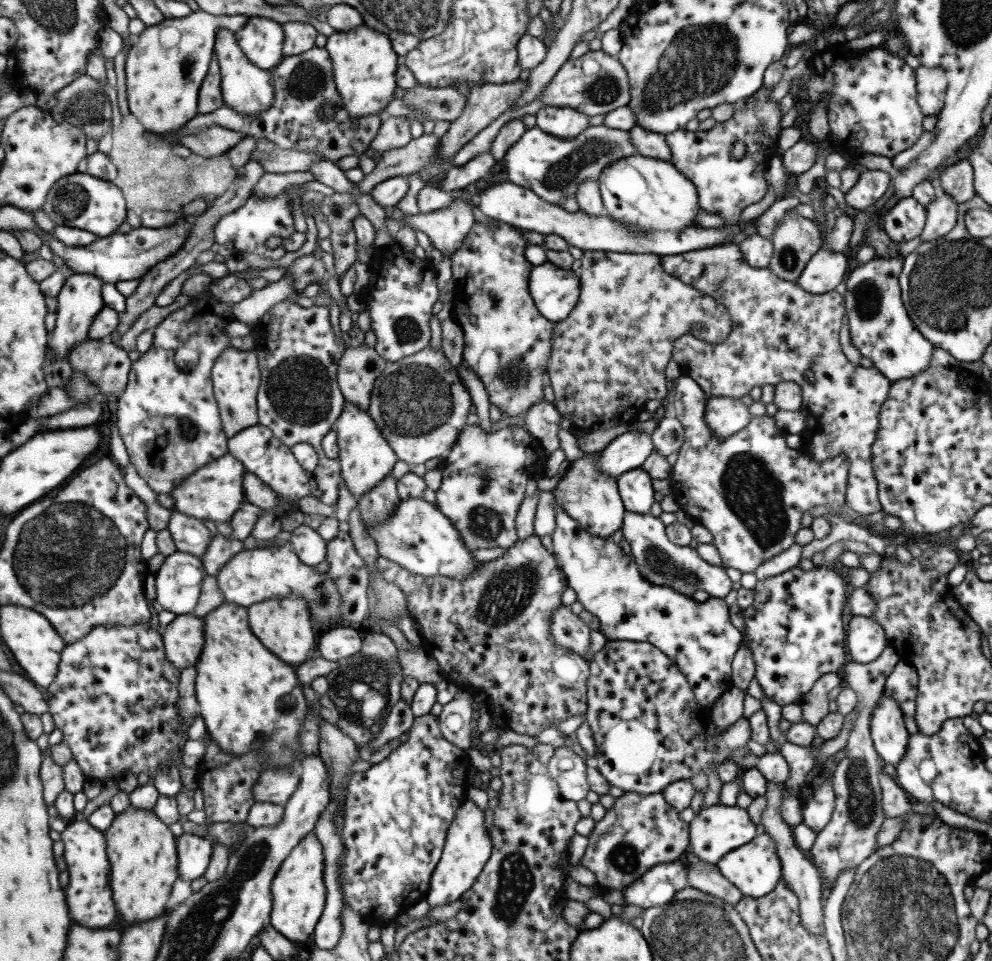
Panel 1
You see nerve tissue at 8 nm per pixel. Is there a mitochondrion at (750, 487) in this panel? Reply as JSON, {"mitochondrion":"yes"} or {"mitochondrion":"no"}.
{"mitochondrion":"yes"}

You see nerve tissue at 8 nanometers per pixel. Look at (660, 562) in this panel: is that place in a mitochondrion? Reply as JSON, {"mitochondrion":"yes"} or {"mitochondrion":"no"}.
{"mitochondrion":"yes"}

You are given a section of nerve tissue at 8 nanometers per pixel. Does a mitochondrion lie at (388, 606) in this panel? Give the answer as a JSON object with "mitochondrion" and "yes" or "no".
{"mitochondrion":"yes"}

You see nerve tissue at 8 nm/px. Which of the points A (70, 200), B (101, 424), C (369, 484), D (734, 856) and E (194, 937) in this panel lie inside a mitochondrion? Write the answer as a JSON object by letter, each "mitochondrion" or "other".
{"A":"mitochondrion","B":"other","C":"other","D":"other","E":"mitochondrion"}

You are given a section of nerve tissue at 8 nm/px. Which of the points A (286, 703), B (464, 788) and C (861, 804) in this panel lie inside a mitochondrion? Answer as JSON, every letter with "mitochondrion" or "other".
{"A":"mitochondrion","B":"other","C":"mitochondrion"}

